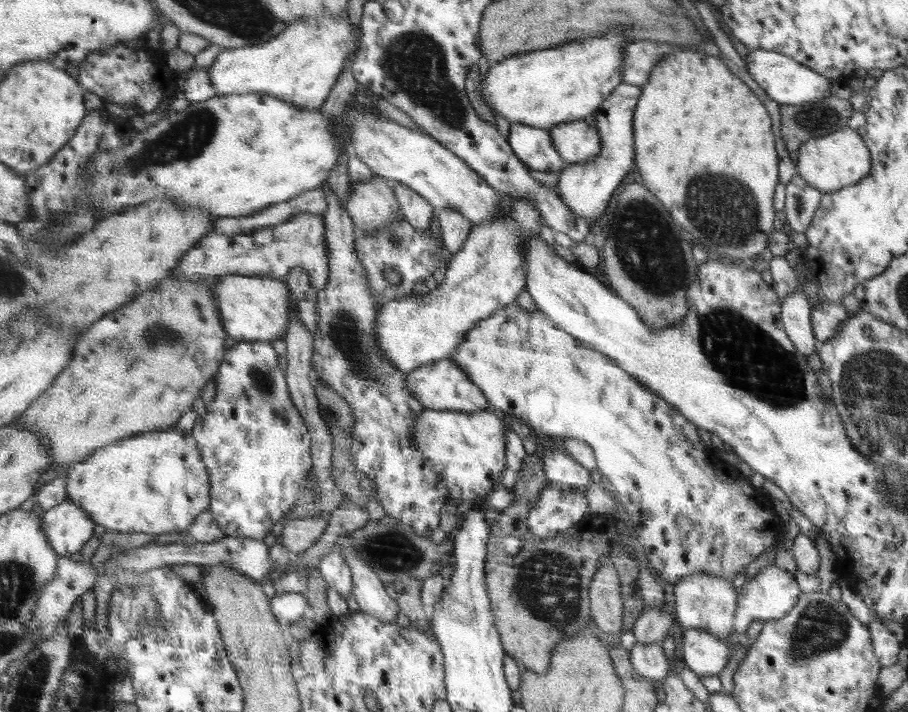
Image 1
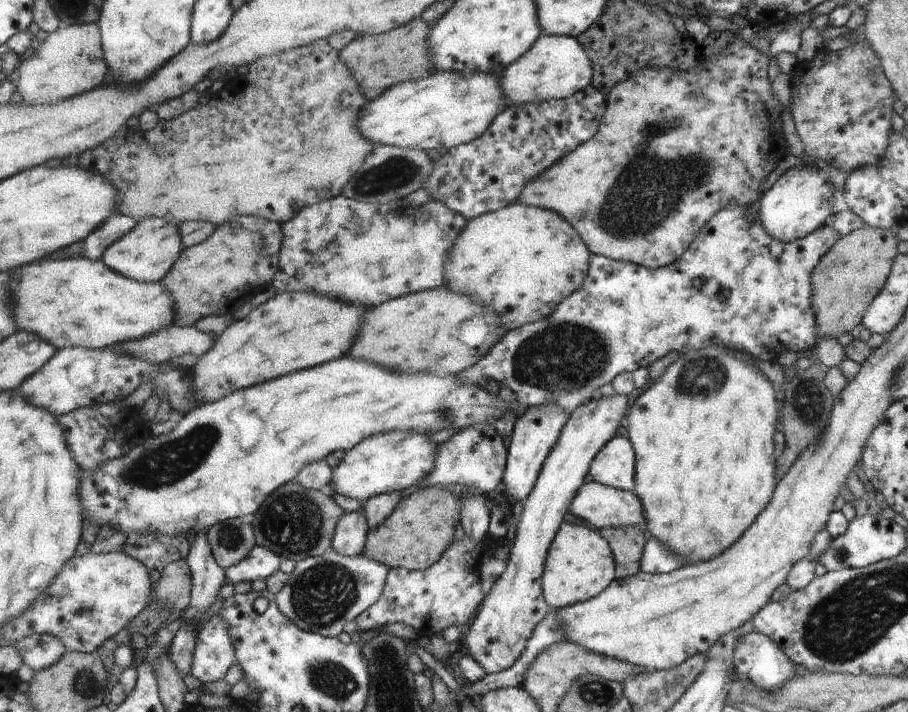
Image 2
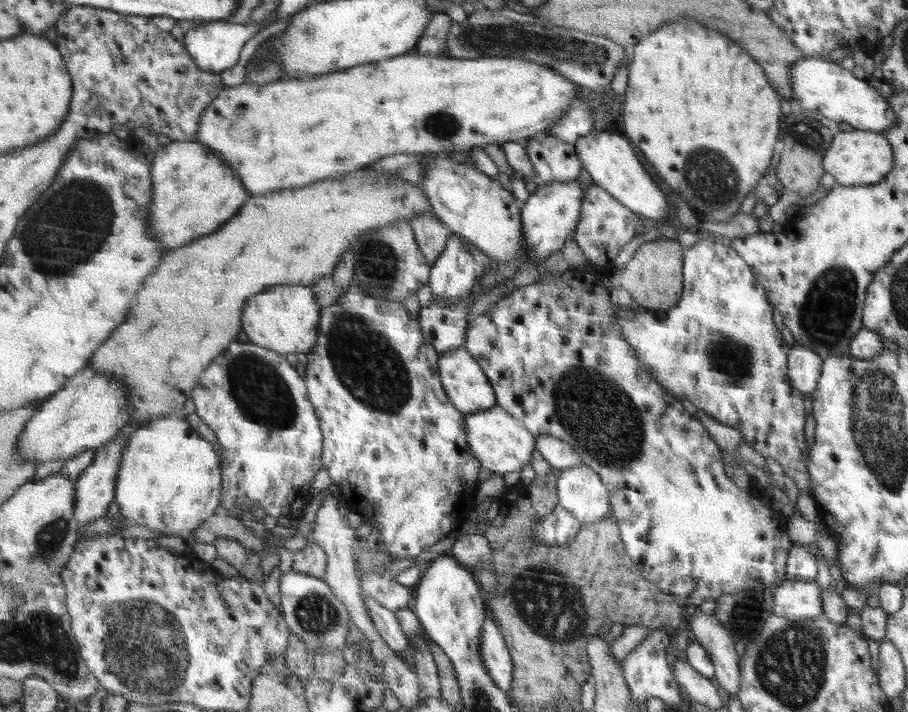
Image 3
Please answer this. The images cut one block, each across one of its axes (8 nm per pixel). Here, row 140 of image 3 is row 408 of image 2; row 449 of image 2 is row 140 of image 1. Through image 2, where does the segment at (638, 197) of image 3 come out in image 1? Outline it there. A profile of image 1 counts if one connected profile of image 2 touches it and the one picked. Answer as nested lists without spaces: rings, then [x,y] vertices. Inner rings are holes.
[[[584,119],[558,124],[548,132],[554,137],[554,145],[566,165],[596,159],[602,150],[603,141],[599,130],[586,124]]]

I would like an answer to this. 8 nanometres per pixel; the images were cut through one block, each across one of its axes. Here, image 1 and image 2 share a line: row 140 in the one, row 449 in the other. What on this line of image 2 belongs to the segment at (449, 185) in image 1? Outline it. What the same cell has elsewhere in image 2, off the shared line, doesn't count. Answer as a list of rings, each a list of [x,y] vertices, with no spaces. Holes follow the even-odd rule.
[[[396,429],[385,433],[375,434],[364,439],[358,446],[346,451],[340,464],[332,470],[332,490],[364,504],[371,496],[394,491],[403,491],[420,485],[435,468],[438,444],[428,439],[429,434]]]

